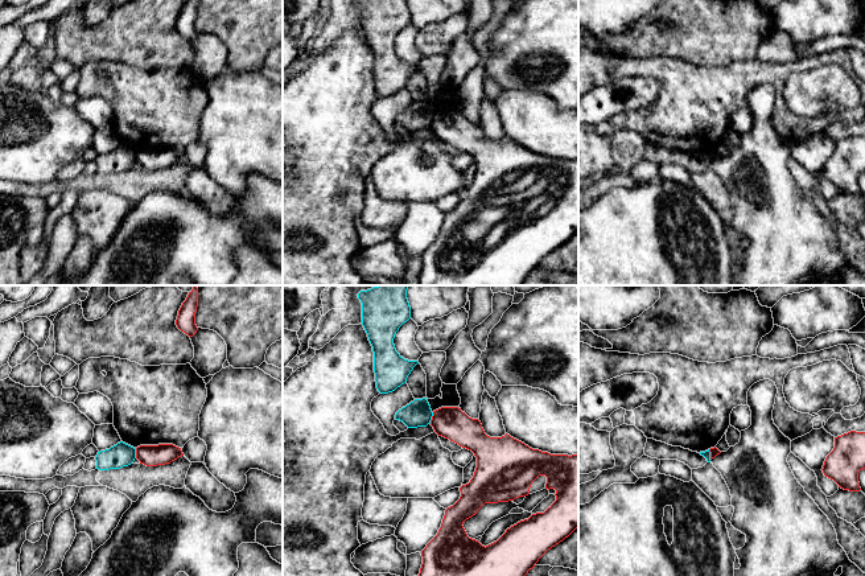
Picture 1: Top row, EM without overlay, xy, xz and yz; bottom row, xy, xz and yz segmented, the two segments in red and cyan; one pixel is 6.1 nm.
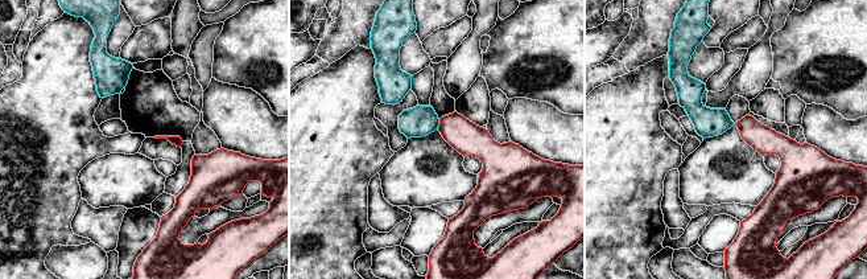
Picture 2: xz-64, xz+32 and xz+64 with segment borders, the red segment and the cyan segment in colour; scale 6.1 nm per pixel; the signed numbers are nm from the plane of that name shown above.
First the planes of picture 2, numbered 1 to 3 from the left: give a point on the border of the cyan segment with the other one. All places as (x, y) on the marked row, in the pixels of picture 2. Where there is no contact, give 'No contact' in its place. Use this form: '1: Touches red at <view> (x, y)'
1: No contact
2: Touches red at xz+32 (440, 124)
3: No contact

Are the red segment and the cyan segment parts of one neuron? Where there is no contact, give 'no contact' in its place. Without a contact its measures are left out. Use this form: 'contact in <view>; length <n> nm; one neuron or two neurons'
contact in xz; length 80 nm; two neurons

